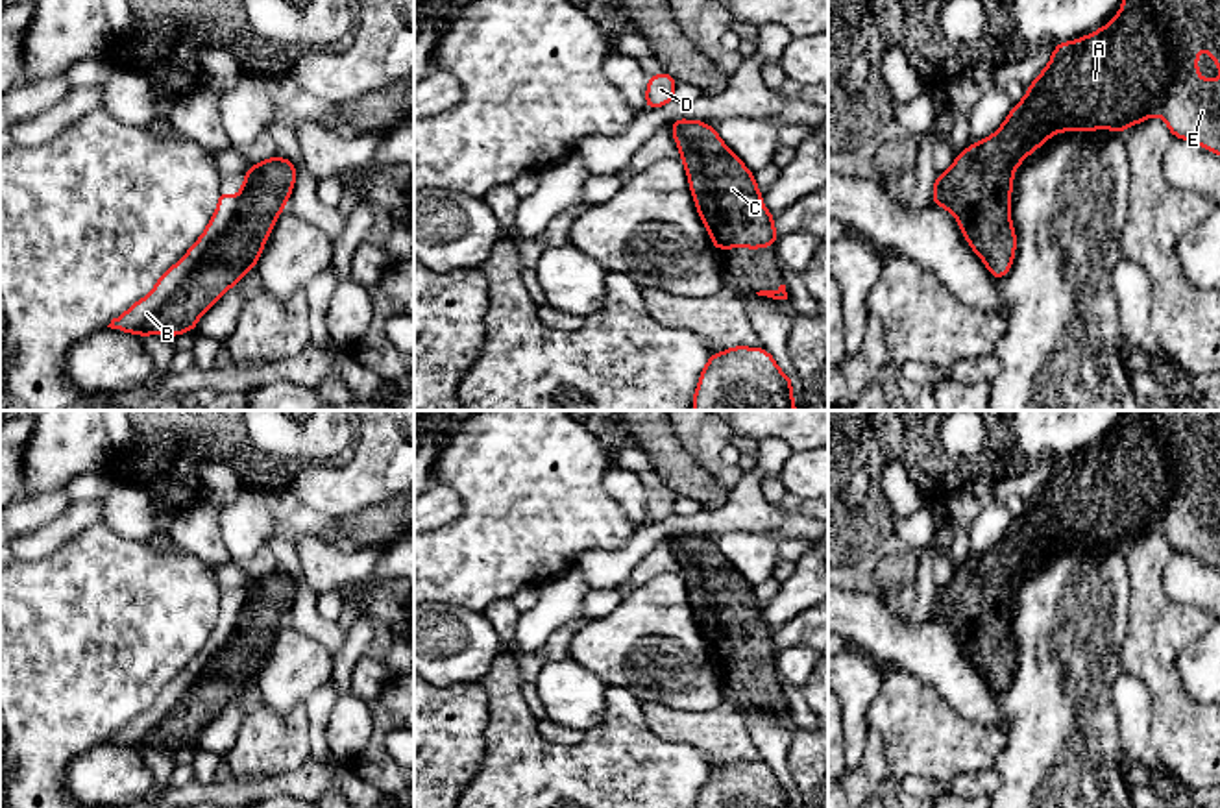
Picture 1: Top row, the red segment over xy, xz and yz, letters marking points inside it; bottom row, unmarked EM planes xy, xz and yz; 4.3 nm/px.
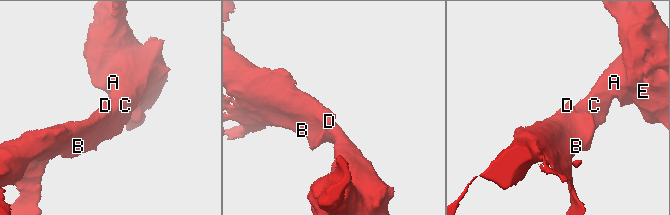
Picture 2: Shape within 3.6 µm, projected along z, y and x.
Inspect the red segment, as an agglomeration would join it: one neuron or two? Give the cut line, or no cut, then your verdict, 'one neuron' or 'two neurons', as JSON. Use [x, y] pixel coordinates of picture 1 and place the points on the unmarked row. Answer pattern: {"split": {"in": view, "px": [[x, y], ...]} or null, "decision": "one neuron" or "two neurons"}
{"split": null, "decision": "one neuron"}

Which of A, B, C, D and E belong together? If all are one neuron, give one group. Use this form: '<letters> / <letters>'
A B C D E

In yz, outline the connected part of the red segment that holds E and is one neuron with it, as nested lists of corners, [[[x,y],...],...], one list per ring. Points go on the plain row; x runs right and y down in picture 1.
[[[1124,410],[1109,438],[1081,453],[1055,457],[1050,477],[1026,503],[1024,514],[1013,518],[1004,538],[937,588],[932,618],[956,630],[991,692],[1002,695],[1015,673],[1017,649],[1009,627],[1013,588],[1057,545],[1109,542],[1118,551],[1124,542],[1161,529],[1174,553],[1192,555],[1220,569],[1220,492],[1198,490],[1200,455],[1220,486],[1220,410]]]

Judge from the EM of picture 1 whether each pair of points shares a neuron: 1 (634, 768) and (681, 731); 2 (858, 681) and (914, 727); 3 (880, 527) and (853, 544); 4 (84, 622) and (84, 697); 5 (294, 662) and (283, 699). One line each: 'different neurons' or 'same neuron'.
1: different neurons
2: different neurons
3: same neuron
4: same neuron
5: same neuron

